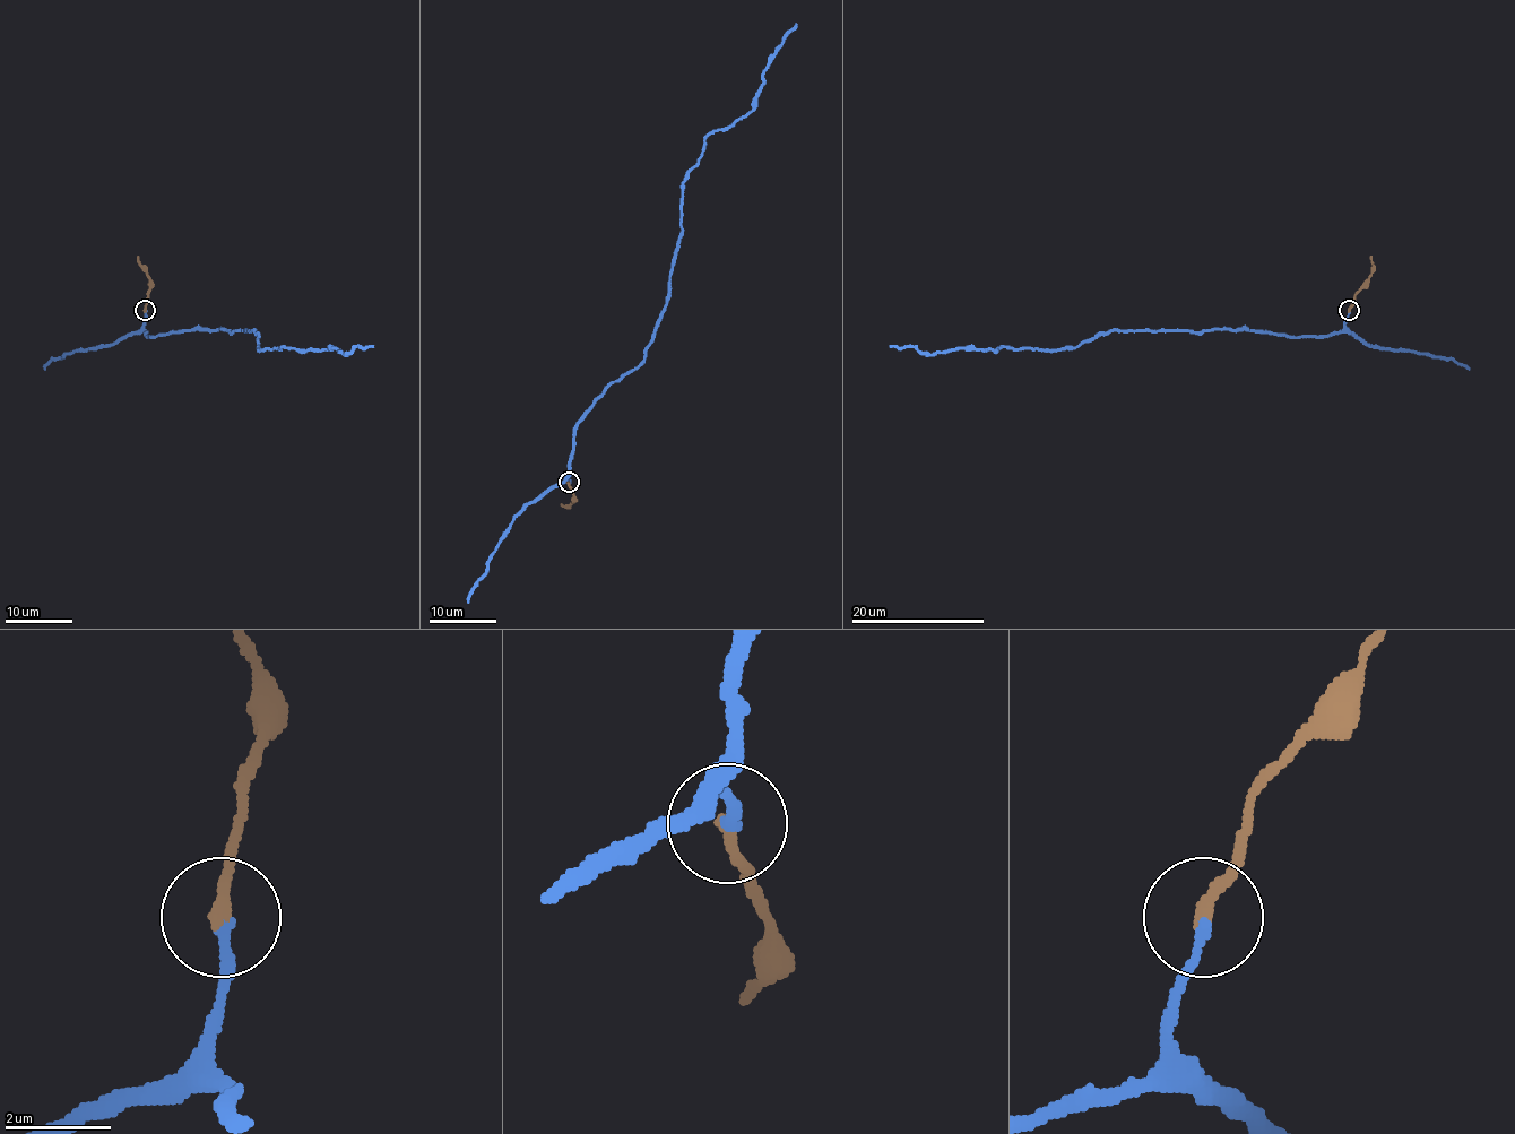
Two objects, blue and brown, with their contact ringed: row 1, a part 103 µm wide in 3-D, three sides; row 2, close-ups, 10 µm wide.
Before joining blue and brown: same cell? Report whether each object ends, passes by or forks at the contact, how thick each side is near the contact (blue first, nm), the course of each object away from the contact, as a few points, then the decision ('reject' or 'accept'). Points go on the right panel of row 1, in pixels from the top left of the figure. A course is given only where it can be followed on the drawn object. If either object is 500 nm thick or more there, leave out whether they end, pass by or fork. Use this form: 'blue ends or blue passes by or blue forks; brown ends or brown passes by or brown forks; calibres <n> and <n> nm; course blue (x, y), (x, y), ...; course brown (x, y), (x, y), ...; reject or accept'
blue ends; brown ends; calibres 190 and 260 nm; course blue (1349, 311), (1339, 332), (1317, 337), (1231, 329), (1110, 330), (1075, 347), (925, 354), (890, 347); course brown (1349, 311), (1355, 292), (1374, 266), (1370, 256); accept

